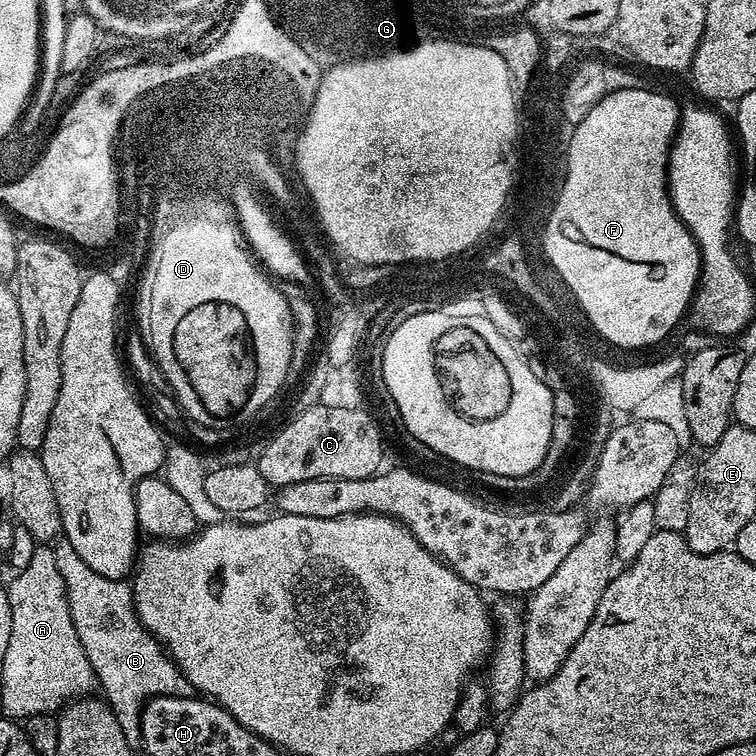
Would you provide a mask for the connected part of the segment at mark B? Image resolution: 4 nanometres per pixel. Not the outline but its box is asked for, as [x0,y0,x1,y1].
[54,539,190,746]

